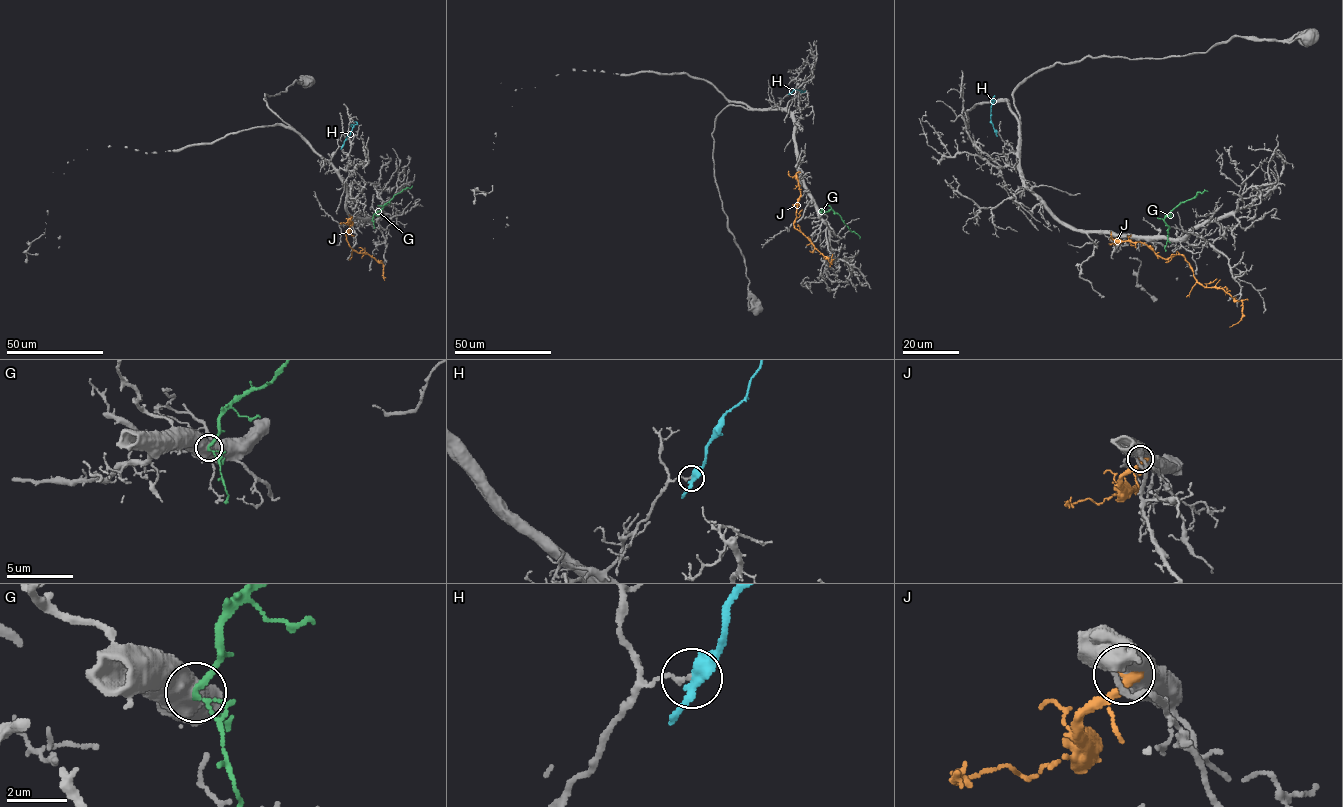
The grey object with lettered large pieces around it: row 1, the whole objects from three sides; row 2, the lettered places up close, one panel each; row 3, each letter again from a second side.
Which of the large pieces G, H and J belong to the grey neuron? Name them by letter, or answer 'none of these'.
G

